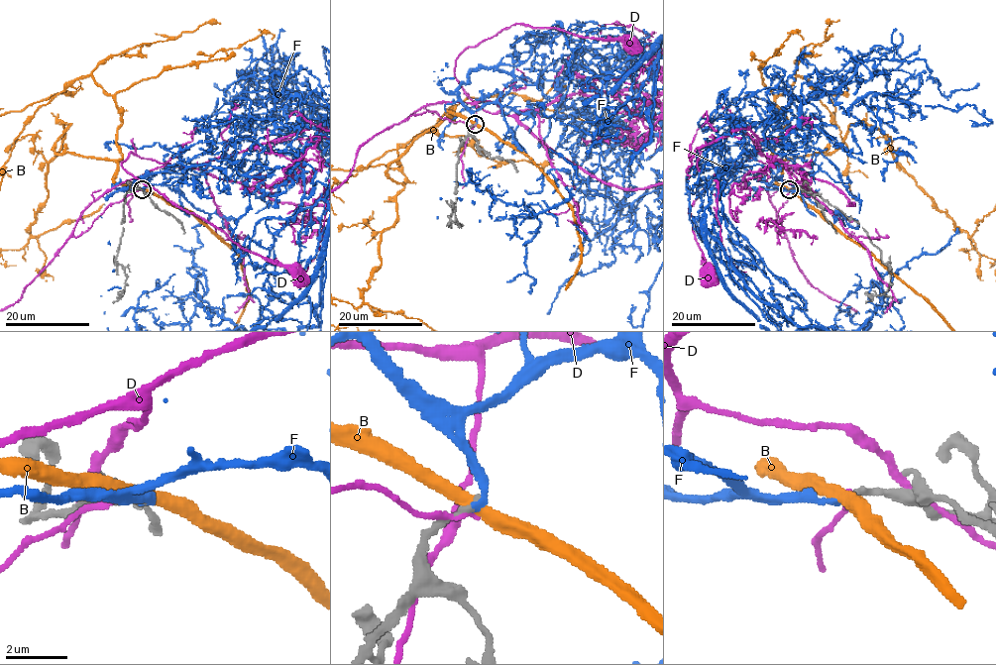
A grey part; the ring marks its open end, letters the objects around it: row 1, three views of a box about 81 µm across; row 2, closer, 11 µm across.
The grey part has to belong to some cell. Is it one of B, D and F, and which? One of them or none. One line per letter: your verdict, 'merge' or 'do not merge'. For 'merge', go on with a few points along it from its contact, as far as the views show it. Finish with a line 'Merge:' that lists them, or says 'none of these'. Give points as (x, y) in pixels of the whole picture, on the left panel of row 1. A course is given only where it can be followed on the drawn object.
B: do not merge
D: do not merge
F: merge
Merge: F

